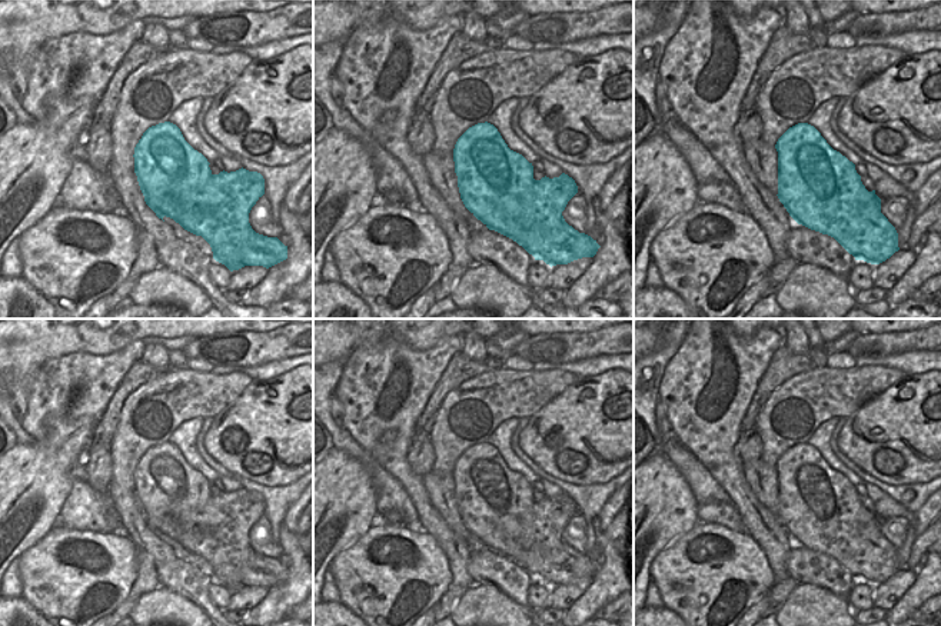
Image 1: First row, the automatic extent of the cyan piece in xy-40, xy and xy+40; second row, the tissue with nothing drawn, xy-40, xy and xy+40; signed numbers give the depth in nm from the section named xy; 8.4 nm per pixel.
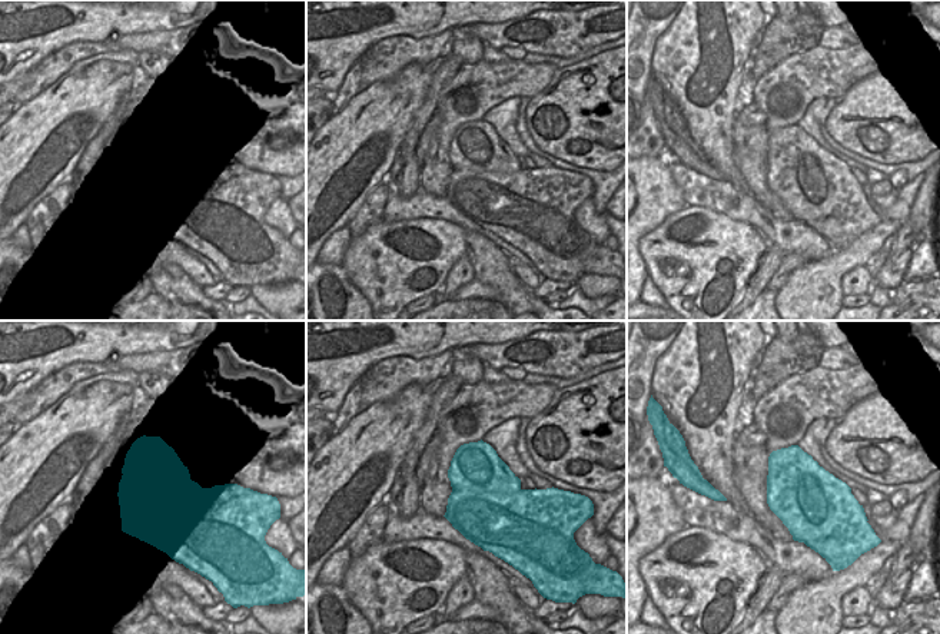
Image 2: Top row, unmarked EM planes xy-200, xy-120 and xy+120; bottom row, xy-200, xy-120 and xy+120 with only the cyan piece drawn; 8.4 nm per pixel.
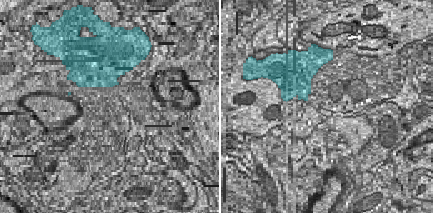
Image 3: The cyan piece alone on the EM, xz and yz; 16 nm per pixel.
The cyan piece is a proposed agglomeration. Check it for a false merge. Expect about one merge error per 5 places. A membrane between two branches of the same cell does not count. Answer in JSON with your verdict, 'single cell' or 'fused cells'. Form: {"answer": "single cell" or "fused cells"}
{"answer": "fused cells"}

